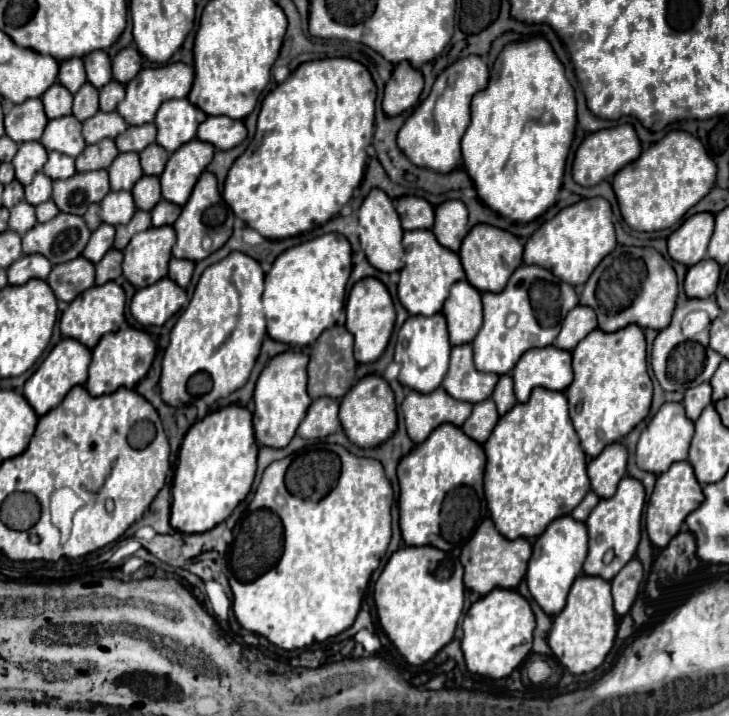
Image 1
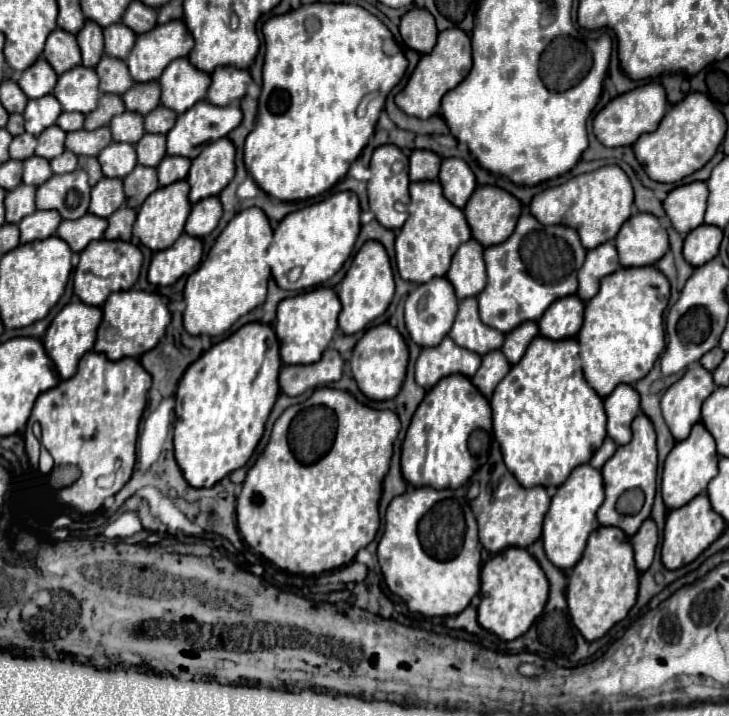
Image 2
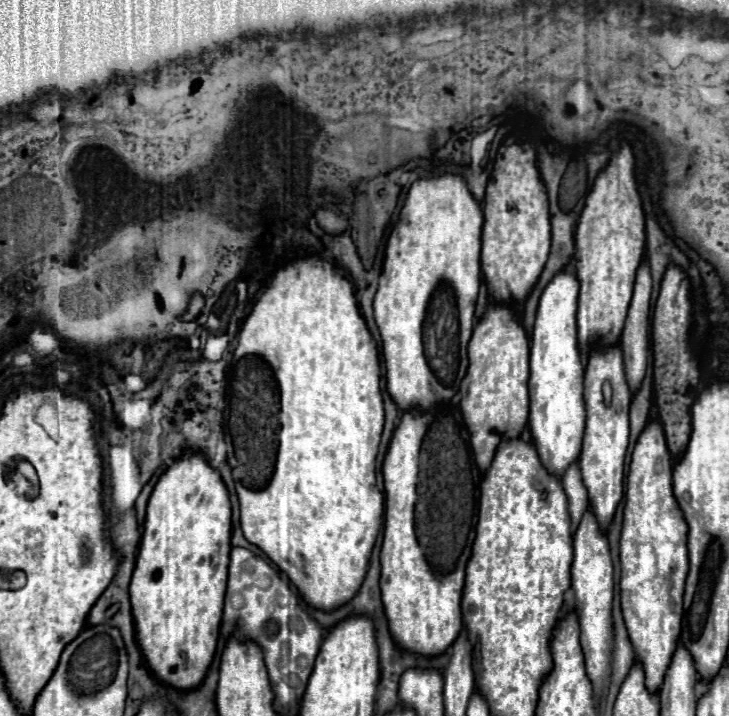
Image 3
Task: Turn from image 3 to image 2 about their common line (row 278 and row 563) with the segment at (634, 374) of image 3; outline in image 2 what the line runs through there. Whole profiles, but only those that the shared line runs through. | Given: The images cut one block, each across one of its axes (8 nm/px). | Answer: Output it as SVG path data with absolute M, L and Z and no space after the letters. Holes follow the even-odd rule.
M646 520L640 530L630 538L632 548L634 548L634 560L636 560L636 568L638 572L644 572L650 568L654 552L656 552L656 544L658 544L658 530L654 520Z

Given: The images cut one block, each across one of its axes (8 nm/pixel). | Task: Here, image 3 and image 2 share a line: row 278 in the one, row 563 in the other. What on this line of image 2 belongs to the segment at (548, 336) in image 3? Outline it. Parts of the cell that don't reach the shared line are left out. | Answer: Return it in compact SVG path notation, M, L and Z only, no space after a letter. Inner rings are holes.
M582 464L576 470L572 470L568 480L562 486L558 486L558 492L550 502L550 510L542 526L544 552L556 568L570 570L576 566L576 562L580 560L580 554L584 552L588 534L598 526L596 510L602 506L602 502L604 502L602 474L590 464Z

